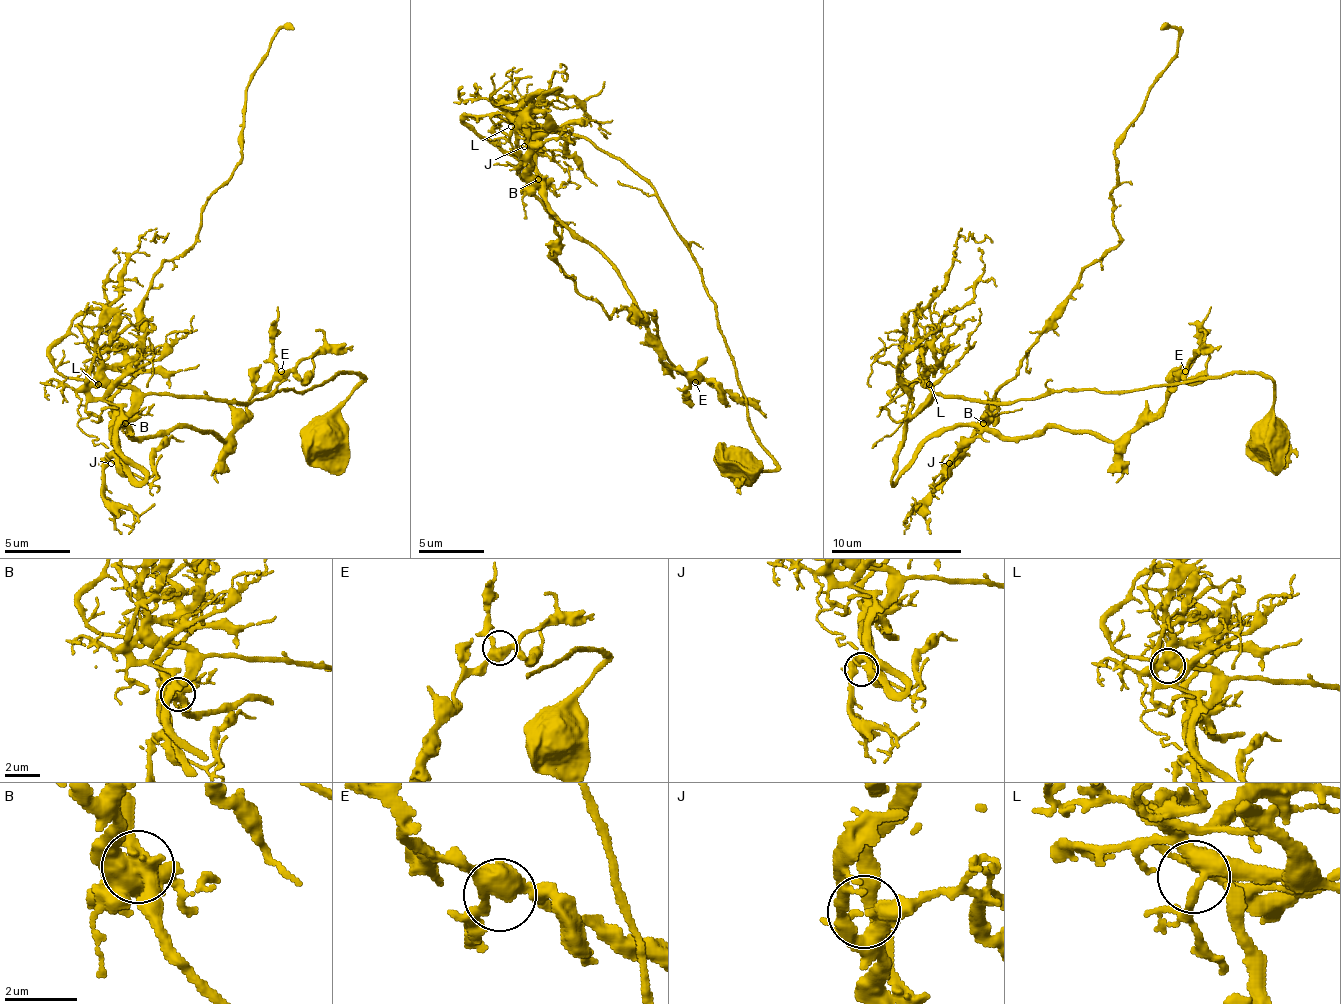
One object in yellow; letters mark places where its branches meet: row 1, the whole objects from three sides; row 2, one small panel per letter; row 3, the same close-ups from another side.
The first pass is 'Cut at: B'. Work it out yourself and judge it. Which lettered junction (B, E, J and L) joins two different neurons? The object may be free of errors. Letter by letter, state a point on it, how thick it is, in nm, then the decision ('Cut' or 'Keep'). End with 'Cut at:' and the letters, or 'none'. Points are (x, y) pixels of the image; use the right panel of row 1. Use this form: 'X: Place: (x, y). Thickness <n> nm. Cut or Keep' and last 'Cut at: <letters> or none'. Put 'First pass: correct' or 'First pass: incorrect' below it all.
B: Place: (983, 423). Thickness 600 nm. Cut
E: Place: (1185, 371). Thickness 440 nm. Keep
J: Place: (949, 463). Thickness 420 nm. Keep
L: Place: (929, 384). Thickness 400 nm. Keep
Cut at: B
First pass: correct

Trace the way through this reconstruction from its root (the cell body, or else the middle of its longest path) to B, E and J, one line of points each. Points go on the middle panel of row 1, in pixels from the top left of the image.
B: (734, 471), (774, 457), (659, 195), (564, 132), (531, 100), (544, 93), (528, 123), (537, 178)
E: (734, 471), (774, 457), (692, 244), (537, 93), (534, 188), (695, 382)
J: (734, 471), (774, 457), (692, 244), (642, 178), (531, 100), (544, 93), (528, 169), (524, 146)

